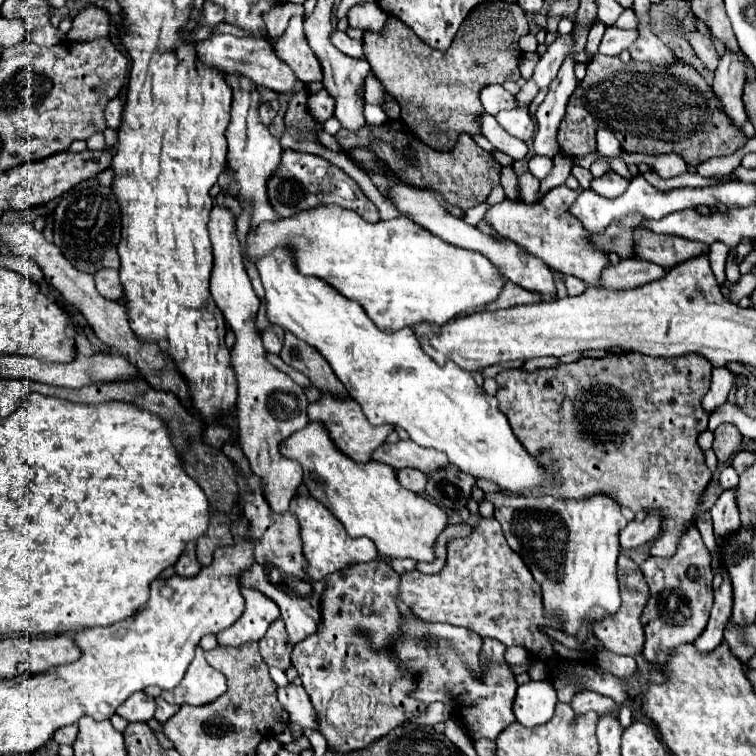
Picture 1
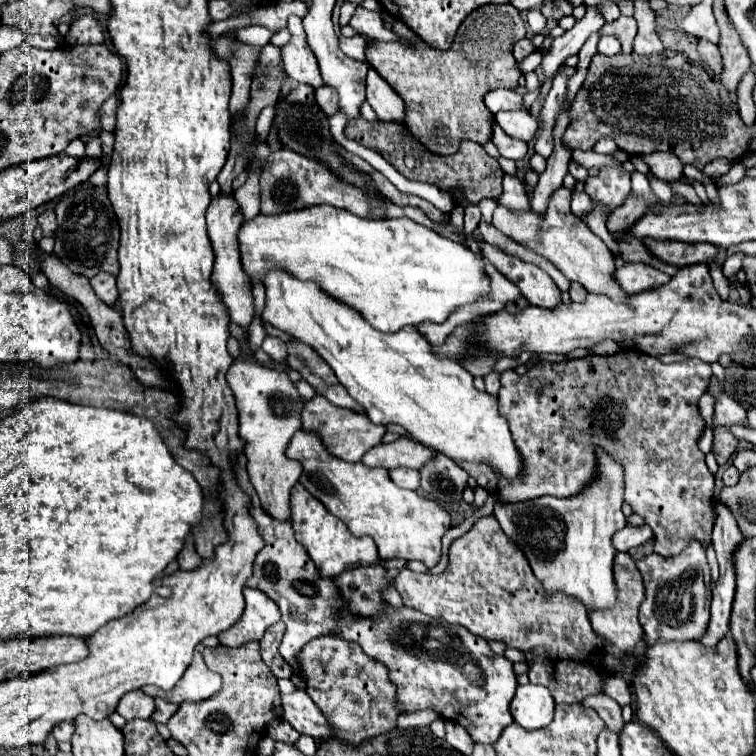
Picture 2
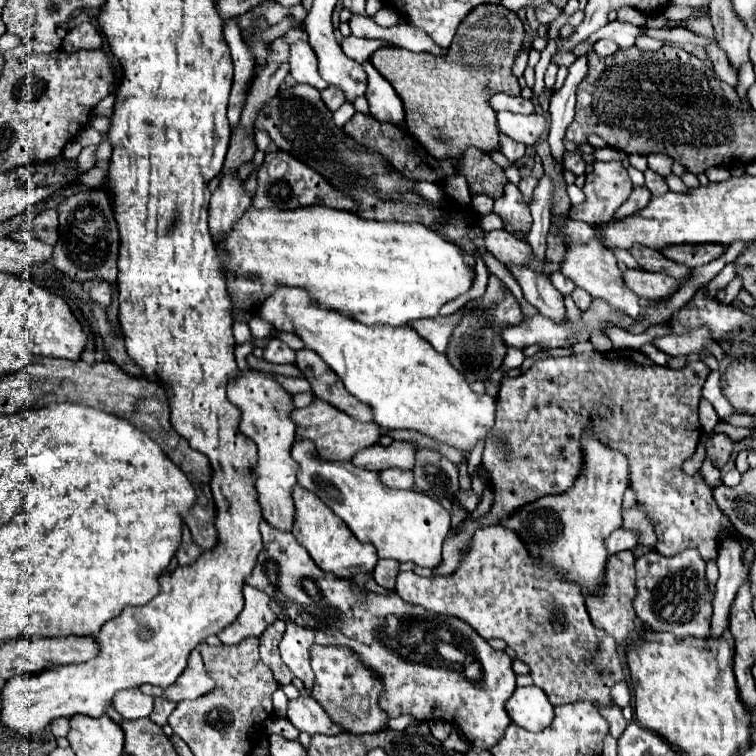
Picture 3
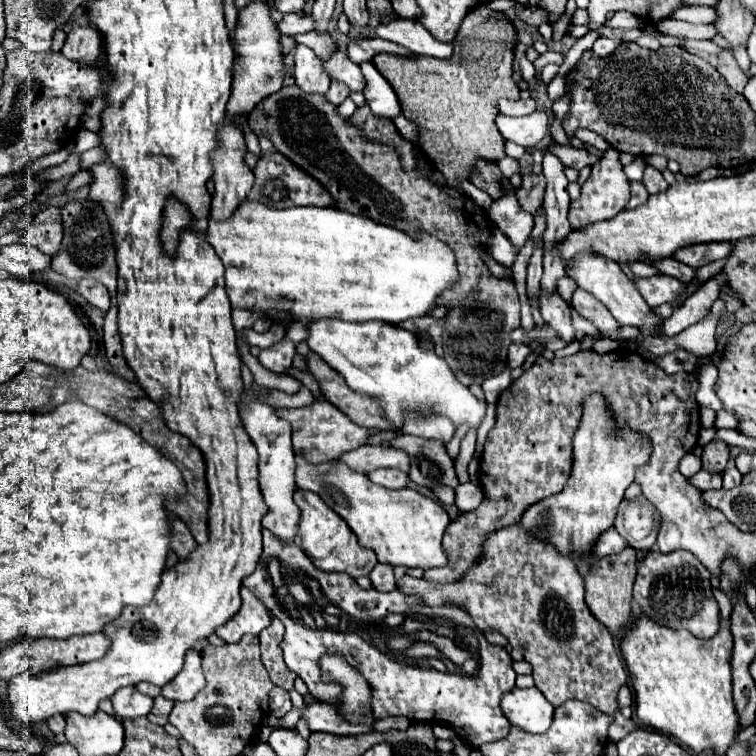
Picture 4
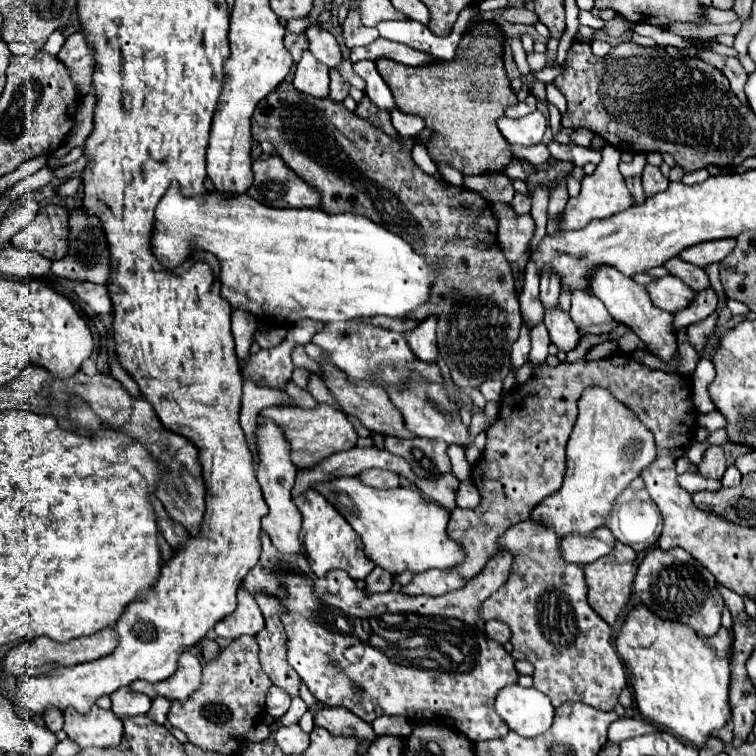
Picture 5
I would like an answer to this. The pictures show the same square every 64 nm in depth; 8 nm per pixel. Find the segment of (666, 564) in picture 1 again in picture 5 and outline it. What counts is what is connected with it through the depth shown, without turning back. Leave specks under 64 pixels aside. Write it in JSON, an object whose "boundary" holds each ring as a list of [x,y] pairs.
{"boundary":[[[652,548],[642,564],[638,566],[636,580],[634,580],[634,594],[640,598],[640,602],[658,618],[670,620],[670,622],[680,622],[690,626],[698,636],[714,636],[720,630],[720,616],[724,608],[724,600],[716,590],[716,578],[706,570],[696,558],[692,558],[686,550],[682,548],[672,548],[672,550],[660,550]]]}

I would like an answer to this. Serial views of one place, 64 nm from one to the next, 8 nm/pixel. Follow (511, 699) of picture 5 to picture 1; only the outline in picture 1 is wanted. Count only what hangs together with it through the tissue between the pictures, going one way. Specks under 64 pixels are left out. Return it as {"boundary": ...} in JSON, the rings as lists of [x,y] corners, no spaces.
{"boundary":[[[526,682],[518,686],[514,700],[514,716],[522,726],[534,728],[538,724],[546,724],[554,716],[556,706],[556,688],[548,682]]]}

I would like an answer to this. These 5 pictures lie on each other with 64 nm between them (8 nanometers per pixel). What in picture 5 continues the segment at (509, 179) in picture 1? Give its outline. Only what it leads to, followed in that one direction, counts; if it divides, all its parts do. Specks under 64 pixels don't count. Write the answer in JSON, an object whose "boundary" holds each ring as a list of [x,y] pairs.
{"boundary":[[[498,202],[492,206],[494,216],[498,218],[498,244],[504,248],[508,262],[518,262],[524,270],[528,262],[528,246],[534,234],[534,220],[530,214],[514,214],[508,202]]]}

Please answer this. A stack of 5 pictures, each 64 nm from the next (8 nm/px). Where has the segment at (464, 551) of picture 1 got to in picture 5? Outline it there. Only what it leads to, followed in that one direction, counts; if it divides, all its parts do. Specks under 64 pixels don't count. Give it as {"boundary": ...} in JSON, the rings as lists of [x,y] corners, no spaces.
{"boundary":[[[528,520],[510,526],[500,536],[498,552],[510,552],[514,560],[506,584],[502,584],[492,596],[488,596],[482,602],[480,608],[482,622],[500,620],[508,624],[512,632],[510,642],[514,646],[512,658],[528,660],[534,664],[534,674],[532,674],[534,688],[546,694],[554,708],[572,700],[590,704],[596,710],[604,712],[614,710],[620,690],[626,688],[626,672],[622,660],[616,654],[616,648],[612,646],[610,626],[606,626],[606,622],[602,622],[602,618],[598,618],[598,614],[594,614],[594,610],[590,610],[586,602],[586,582],[582,568],[562,558],[554,530],[542,530],[542,526]]]}

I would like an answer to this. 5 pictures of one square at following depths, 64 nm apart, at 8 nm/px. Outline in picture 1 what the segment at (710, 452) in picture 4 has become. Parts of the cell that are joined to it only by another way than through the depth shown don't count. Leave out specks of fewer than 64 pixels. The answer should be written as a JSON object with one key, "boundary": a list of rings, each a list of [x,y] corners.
{"boundary":[[[720,424],[714,432],[714,446],[712,450],[718,456],[718,462],[730,460],[742,448],[742,434],[734,424]]]}

